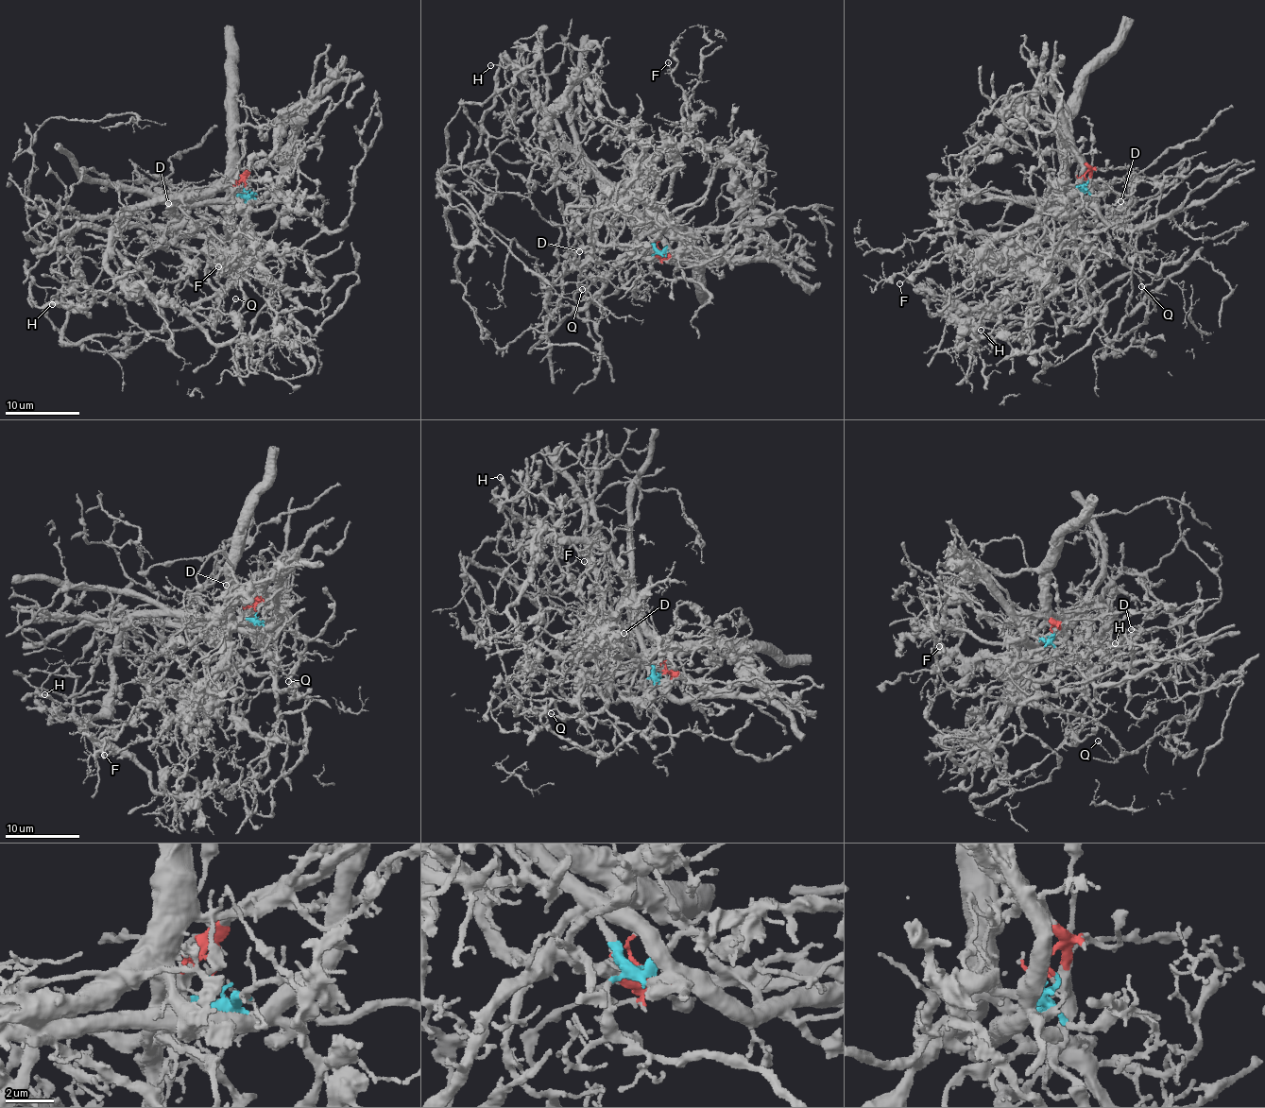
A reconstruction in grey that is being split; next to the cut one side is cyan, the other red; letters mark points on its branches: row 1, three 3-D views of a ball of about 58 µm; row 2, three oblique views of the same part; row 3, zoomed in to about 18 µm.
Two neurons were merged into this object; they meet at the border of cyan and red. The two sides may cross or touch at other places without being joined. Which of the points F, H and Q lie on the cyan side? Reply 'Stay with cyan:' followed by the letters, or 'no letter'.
Stay with cyan: F

